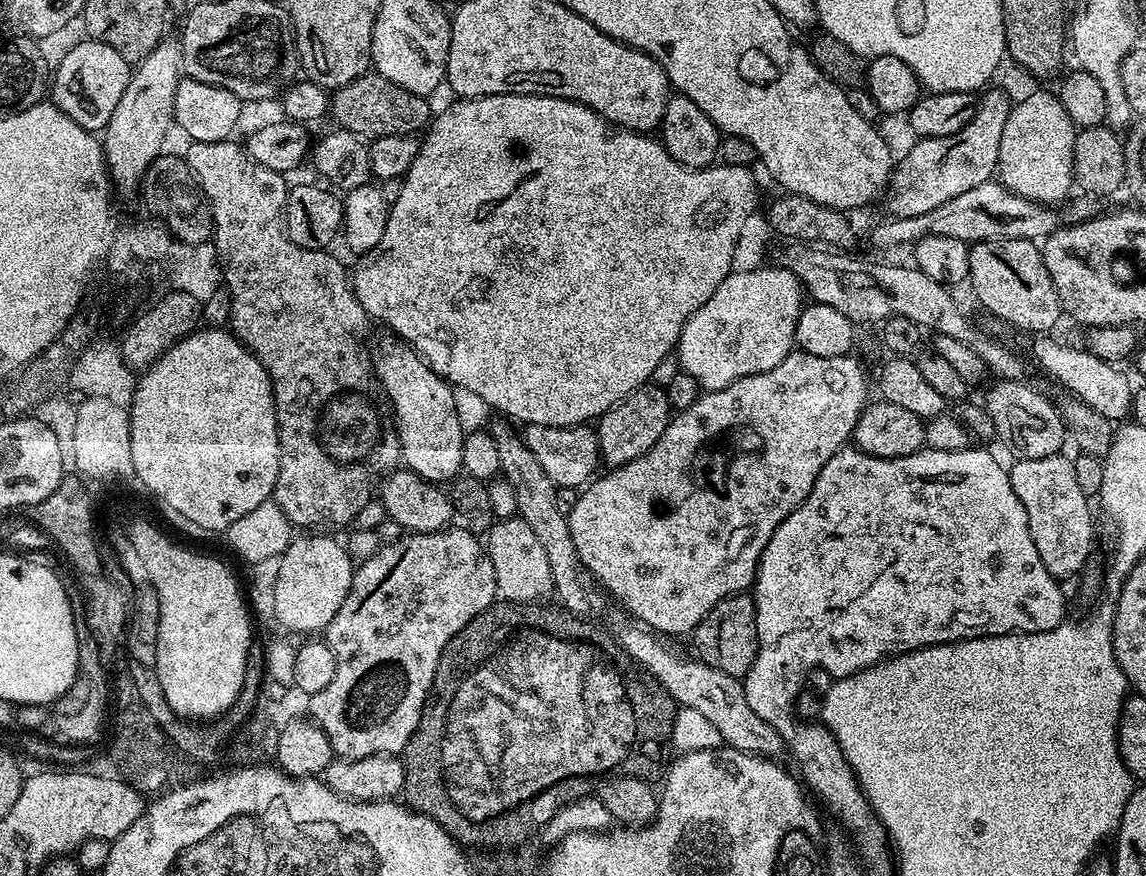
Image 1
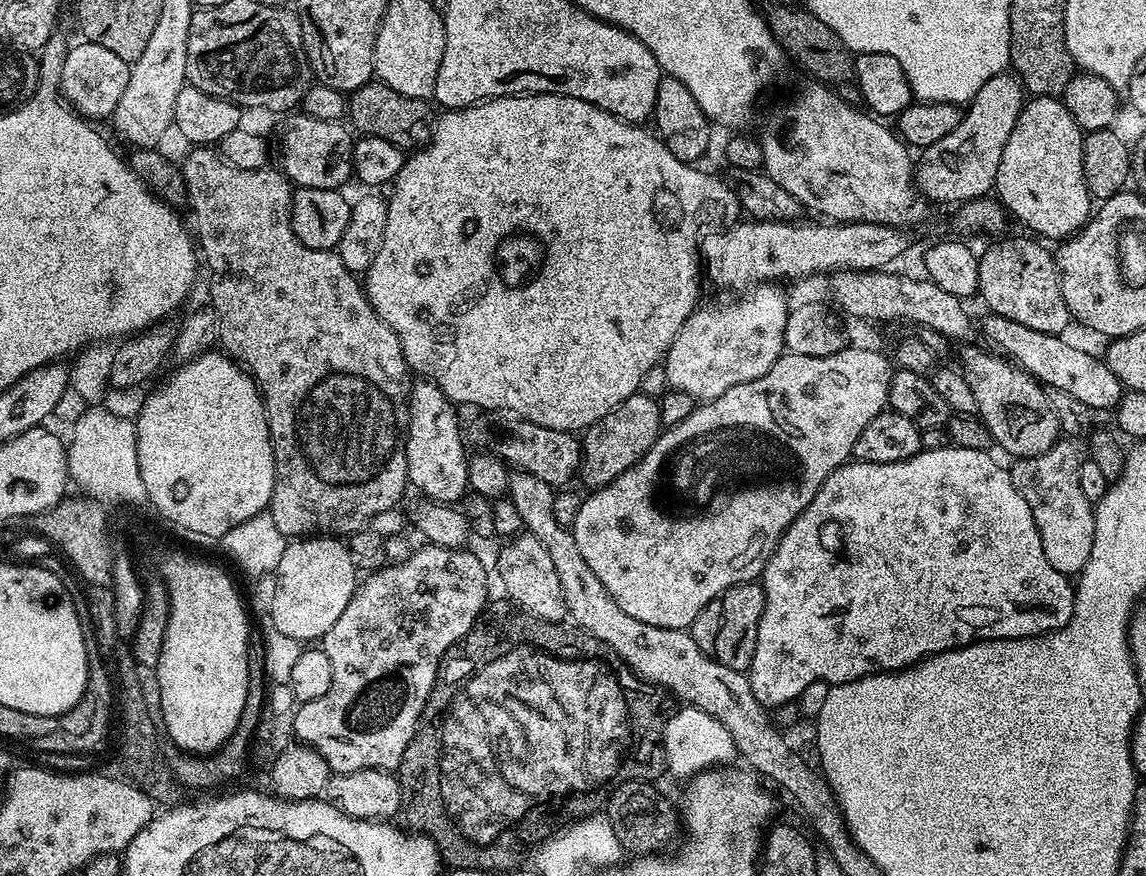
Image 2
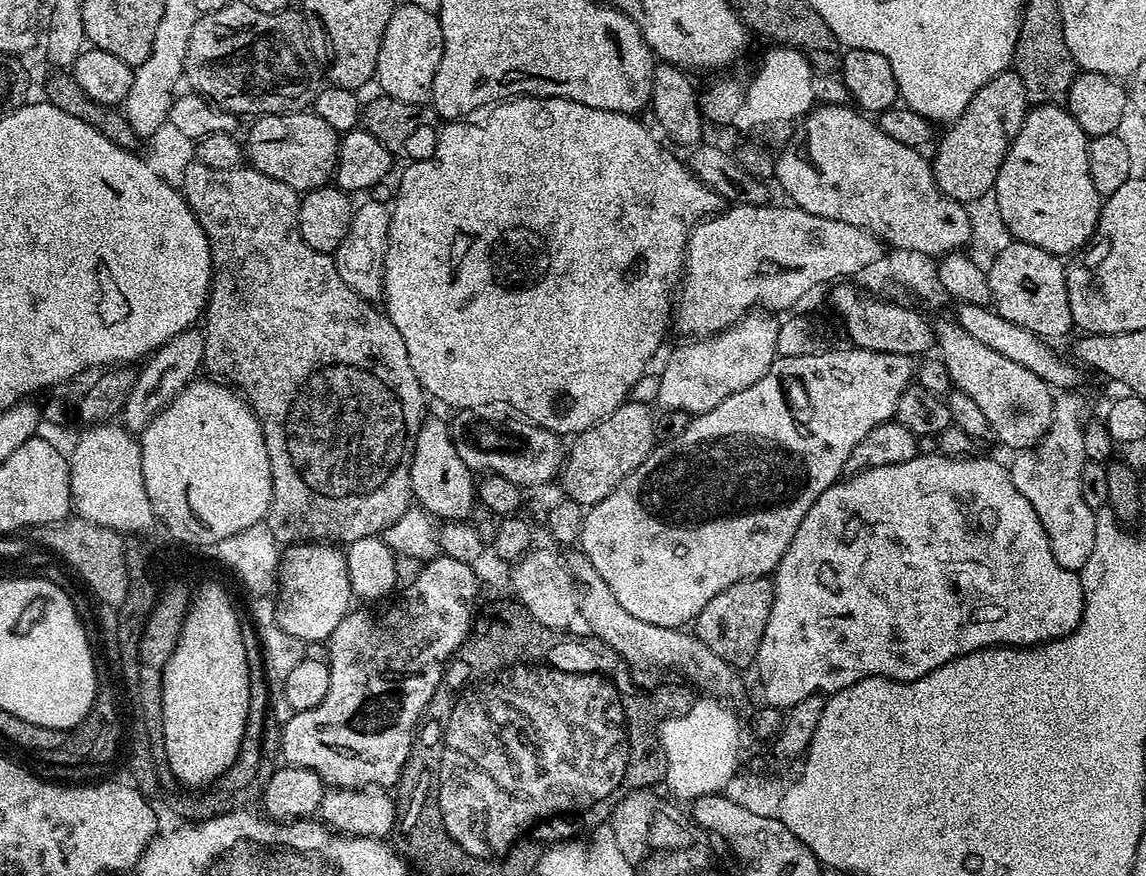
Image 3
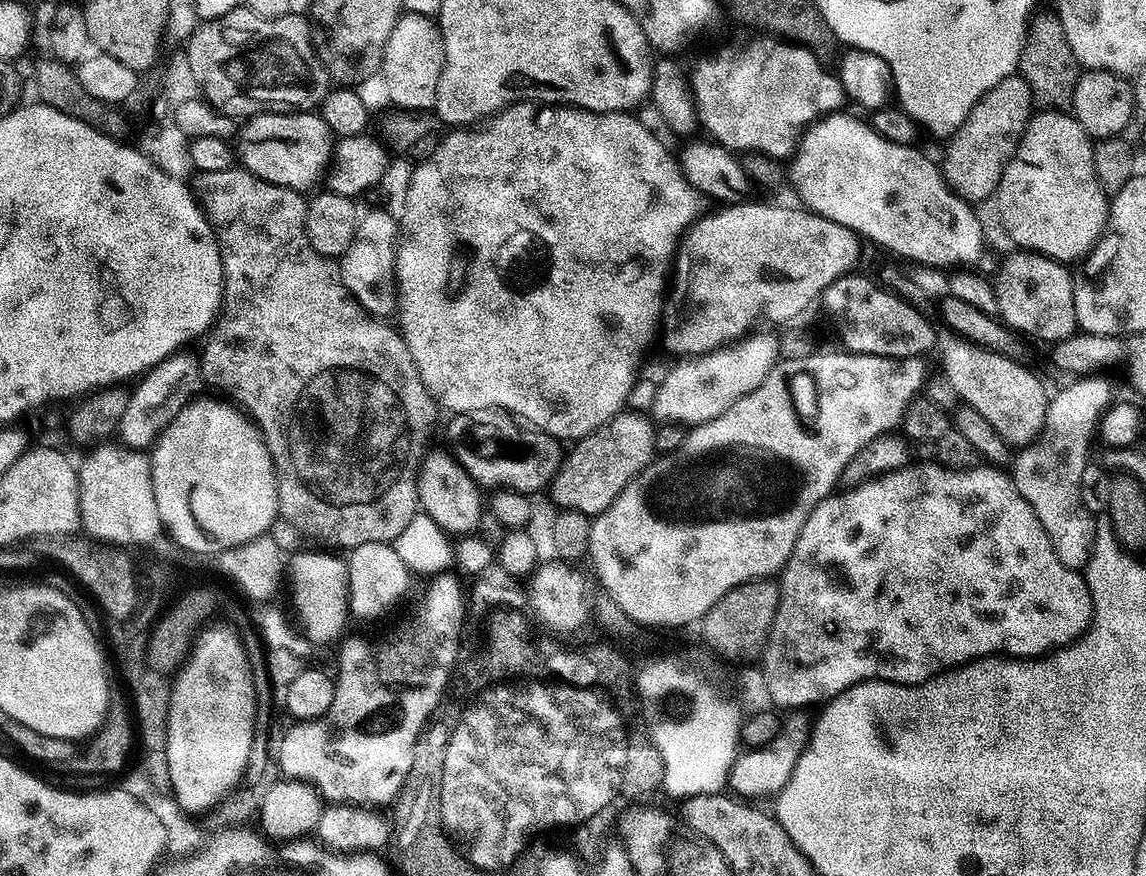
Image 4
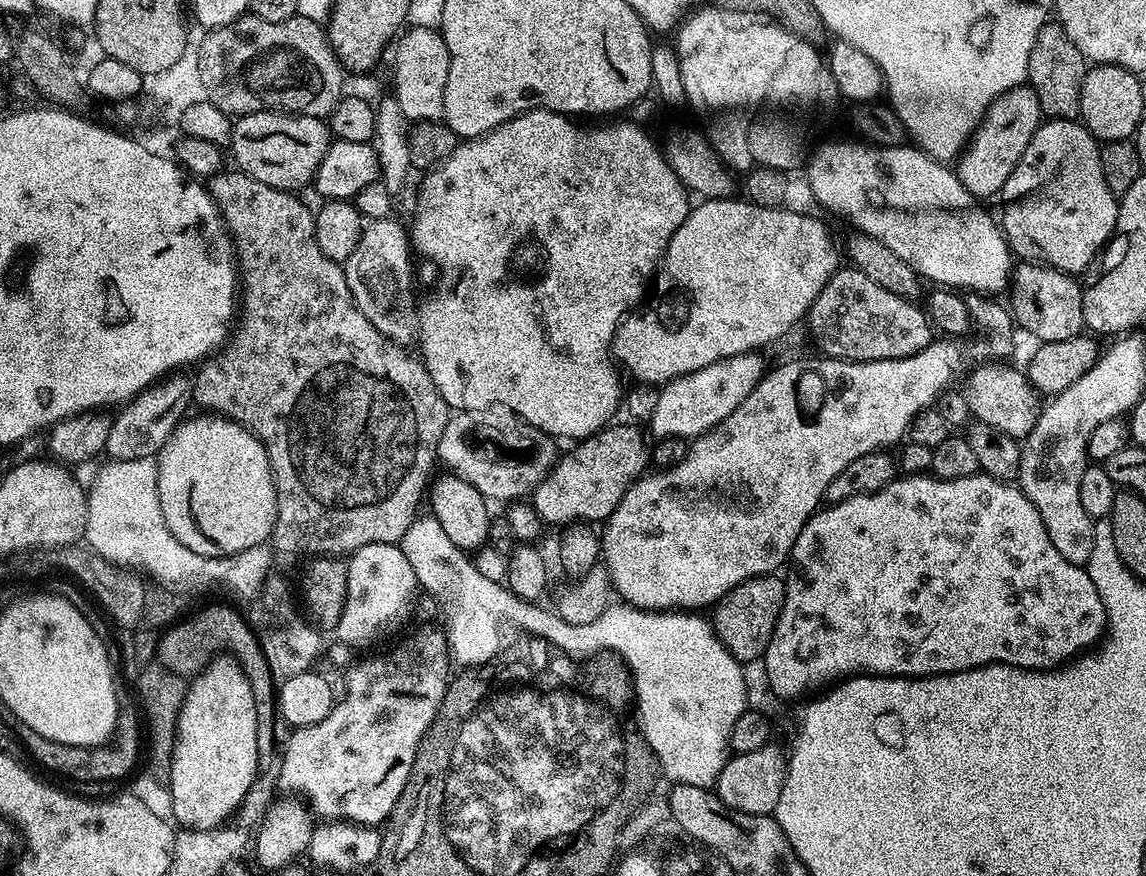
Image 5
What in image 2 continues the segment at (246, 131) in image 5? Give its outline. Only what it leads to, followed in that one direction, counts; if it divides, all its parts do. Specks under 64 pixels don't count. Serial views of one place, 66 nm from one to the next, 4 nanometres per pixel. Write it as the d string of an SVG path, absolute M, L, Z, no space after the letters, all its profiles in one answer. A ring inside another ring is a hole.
M297 114L280 132L280 164L285 176L296 188L343 189L344 183L353 179L352 145L349 129L334 120L315 120Z

